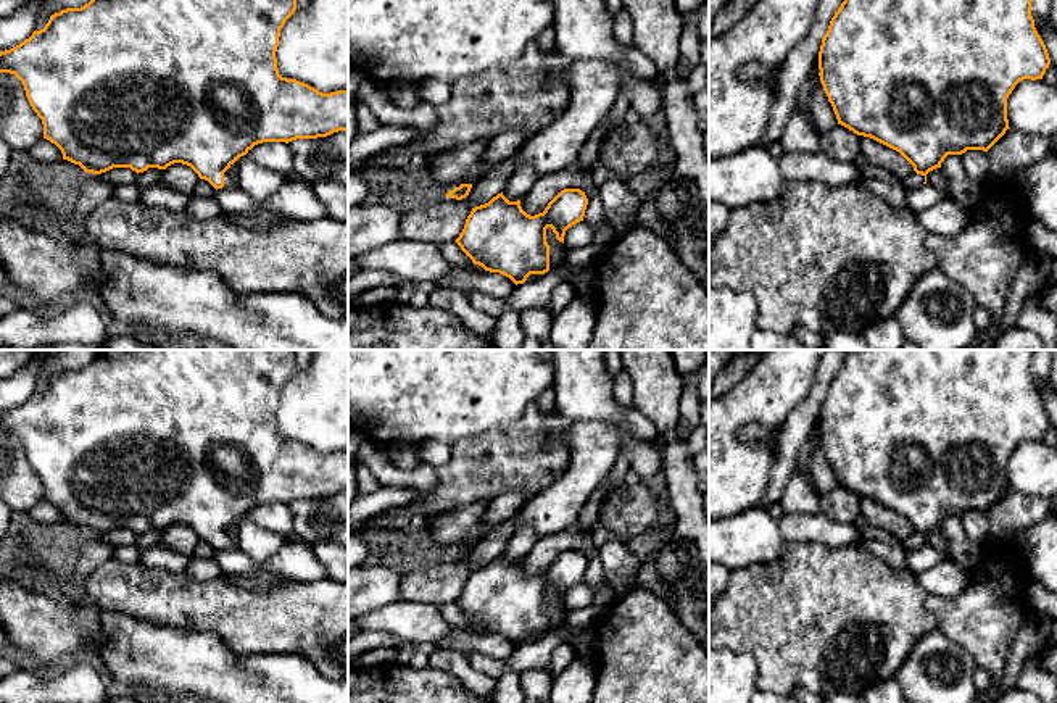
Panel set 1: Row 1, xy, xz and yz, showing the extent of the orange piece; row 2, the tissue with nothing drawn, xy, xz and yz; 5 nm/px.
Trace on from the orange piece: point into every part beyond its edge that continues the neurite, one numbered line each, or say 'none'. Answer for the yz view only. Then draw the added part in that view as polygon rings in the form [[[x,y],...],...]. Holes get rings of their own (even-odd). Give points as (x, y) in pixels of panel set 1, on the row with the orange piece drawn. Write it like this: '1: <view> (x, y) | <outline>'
1: yz (914, 179) | [[[912,171],[912,174],[901,182],[901,185],[906,190],[910,190],[910,189],[915,189],[918,185],[923,185],[923,182],[925,182],[925,176],[917,174],[915,171]]]

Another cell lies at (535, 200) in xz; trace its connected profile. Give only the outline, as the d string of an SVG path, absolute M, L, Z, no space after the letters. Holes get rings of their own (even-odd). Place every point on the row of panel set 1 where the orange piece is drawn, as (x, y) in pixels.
M577 160L562 171L537 179L533 187L520 198L520 206L530 216L543 213L548 203L564 189L580 189L593 195L596 192L593 169L583 168Z

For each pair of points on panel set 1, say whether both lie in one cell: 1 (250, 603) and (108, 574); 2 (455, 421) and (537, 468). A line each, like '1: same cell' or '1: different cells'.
1: same cell
2: different cells

